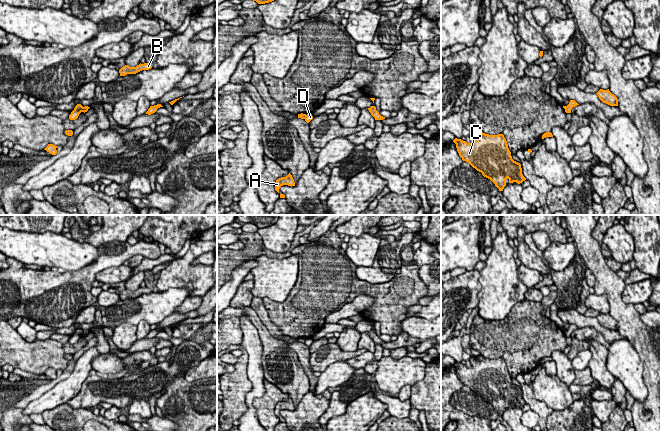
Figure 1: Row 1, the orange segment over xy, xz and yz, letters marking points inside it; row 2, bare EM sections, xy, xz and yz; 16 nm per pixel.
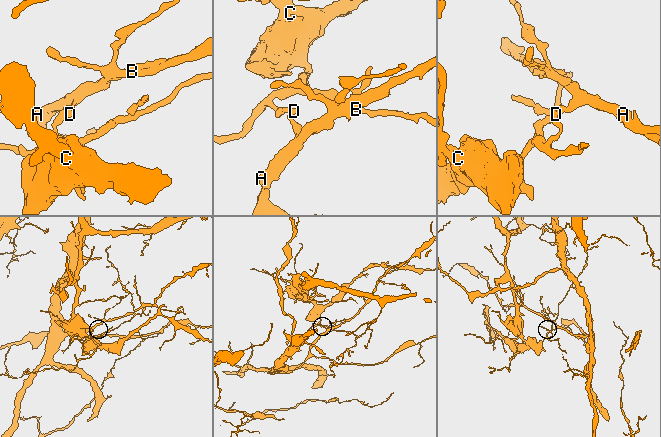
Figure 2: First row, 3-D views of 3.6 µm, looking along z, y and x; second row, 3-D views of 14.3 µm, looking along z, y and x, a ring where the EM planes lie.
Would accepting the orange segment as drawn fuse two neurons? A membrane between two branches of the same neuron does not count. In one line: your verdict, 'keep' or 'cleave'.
cleave

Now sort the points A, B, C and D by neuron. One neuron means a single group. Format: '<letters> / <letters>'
A B D / C

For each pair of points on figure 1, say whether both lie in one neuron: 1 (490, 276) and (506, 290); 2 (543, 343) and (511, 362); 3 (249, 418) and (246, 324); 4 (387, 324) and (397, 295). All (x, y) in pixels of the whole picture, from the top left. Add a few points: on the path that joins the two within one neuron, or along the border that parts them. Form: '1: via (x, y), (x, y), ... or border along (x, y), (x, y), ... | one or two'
1: via (494, 278), (502, 286) | one
2: via (537, 352), (527, 362), (520, 362) | one
3: via (252, 395), (256, 391), (254, 347) | one
4: via (390, 317), (391, 302) | one

